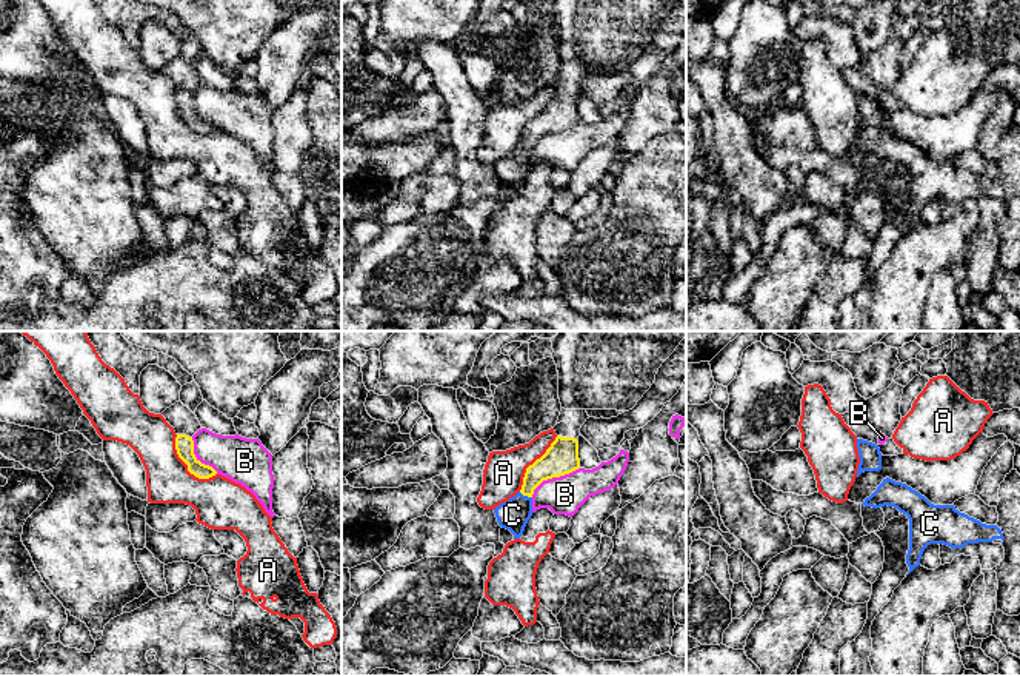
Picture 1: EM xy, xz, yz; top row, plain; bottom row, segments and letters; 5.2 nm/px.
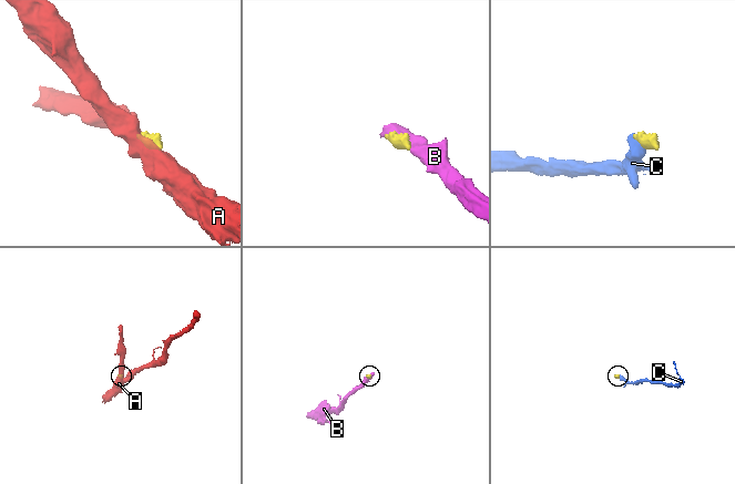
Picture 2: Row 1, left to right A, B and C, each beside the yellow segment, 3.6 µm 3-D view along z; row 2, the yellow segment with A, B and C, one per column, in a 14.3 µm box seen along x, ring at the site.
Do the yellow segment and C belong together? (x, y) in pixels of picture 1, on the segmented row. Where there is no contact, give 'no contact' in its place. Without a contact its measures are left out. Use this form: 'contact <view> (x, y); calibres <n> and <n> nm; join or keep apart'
contact xz (525, 495); calibres 160 and 160 nm; join

